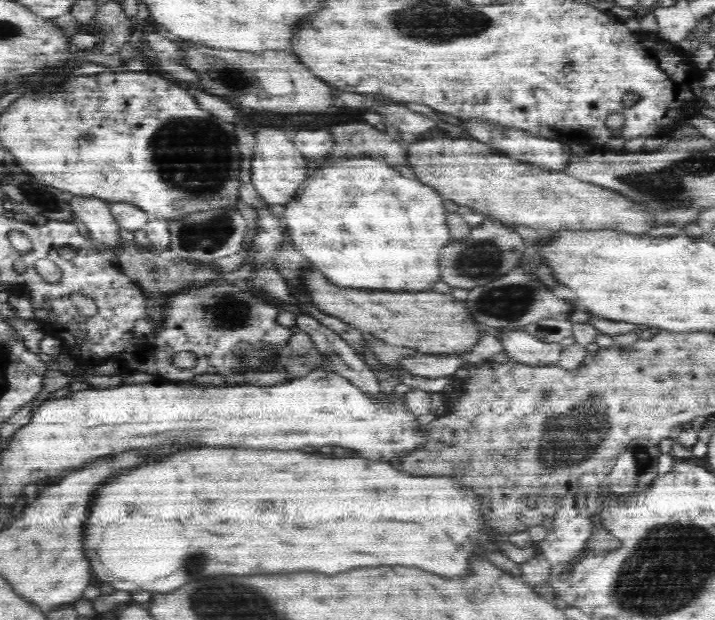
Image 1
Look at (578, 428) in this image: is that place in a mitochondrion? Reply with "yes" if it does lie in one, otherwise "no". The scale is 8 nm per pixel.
yes

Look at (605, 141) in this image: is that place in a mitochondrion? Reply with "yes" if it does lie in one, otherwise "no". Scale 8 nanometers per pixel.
no

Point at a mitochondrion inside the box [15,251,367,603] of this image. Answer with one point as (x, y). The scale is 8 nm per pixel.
(220, 311)

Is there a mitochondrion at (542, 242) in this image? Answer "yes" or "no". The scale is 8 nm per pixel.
no

